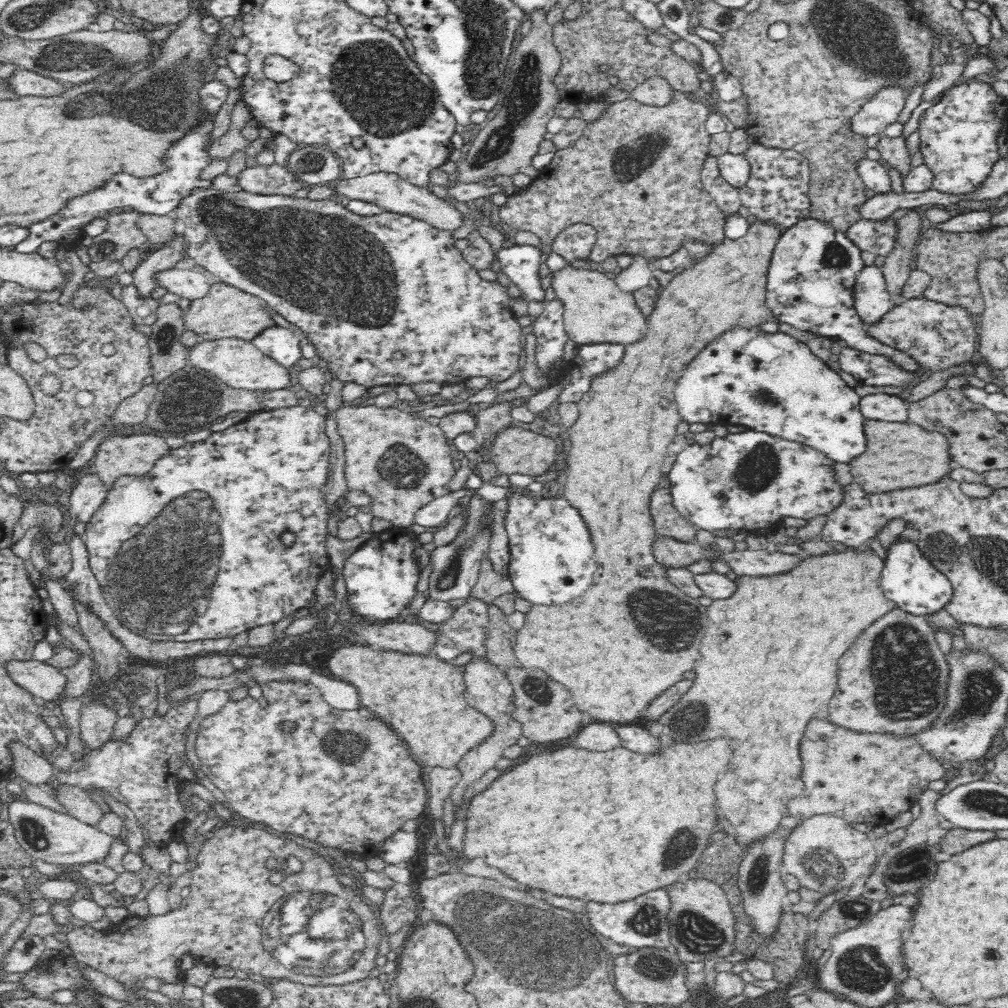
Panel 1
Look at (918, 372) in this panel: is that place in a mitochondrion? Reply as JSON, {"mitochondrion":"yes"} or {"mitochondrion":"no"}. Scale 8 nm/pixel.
{"mitochondrion":"no"}

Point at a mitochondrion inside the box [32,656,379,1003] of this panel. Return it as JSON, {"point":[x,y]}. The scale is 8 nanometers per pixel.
{"point":[285,935]}

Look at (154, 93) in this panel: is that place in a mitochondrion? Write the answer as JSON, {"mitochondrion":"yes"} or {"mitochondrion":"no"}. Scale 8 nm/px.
{"mitochondrion":"yes"}

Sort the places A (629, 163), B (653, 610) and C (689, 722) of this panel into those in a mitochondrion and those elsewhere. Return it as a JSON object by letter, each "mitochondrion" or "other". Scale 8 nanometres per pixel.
{"A":"mitochondrion","B":"mitochondrion","C":"mitochondrion"}

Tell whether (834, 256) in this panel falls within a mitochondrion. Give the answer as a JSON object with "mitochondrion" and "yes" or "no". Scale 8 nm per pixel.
{"mitochondrion":"yes"}

